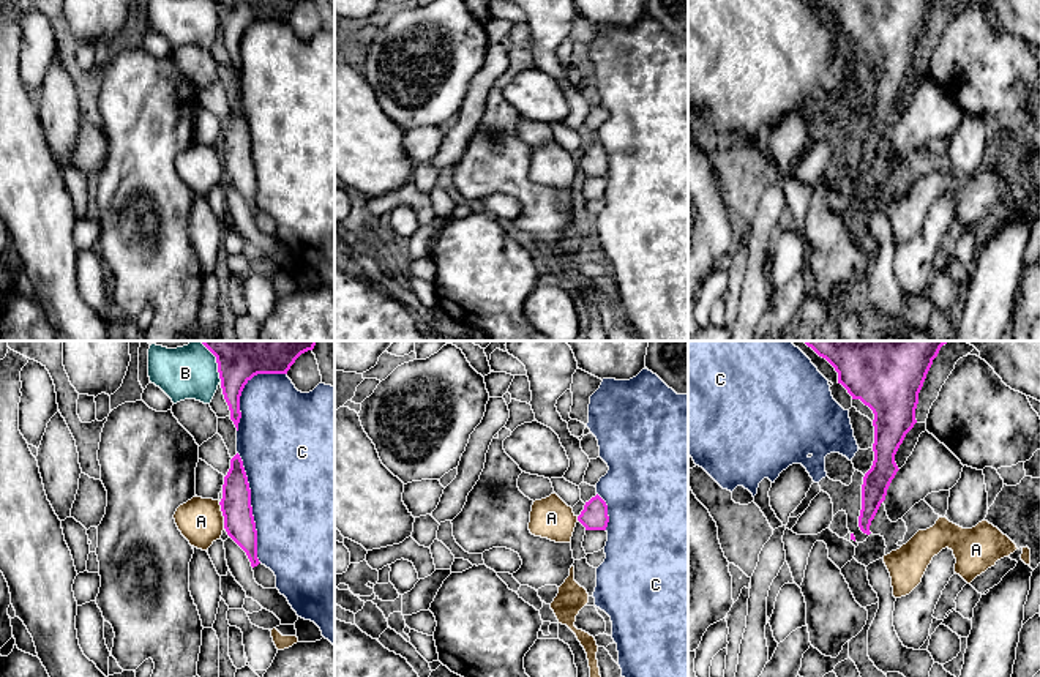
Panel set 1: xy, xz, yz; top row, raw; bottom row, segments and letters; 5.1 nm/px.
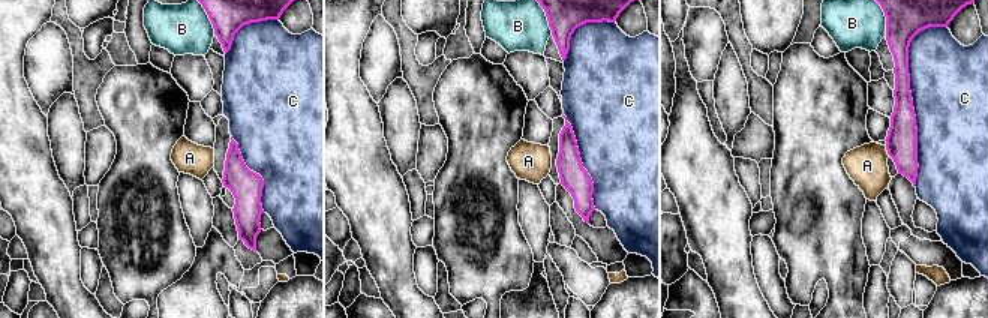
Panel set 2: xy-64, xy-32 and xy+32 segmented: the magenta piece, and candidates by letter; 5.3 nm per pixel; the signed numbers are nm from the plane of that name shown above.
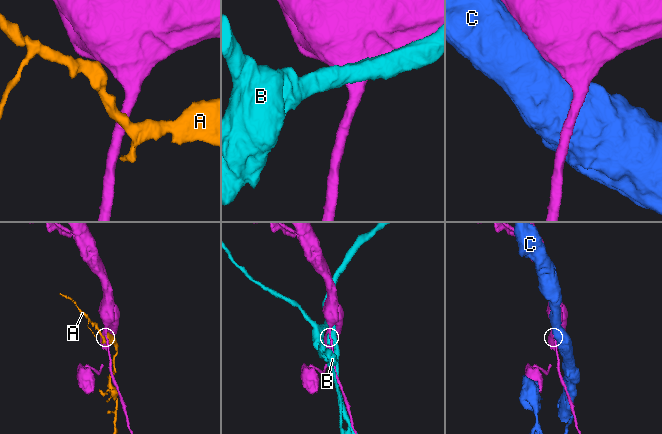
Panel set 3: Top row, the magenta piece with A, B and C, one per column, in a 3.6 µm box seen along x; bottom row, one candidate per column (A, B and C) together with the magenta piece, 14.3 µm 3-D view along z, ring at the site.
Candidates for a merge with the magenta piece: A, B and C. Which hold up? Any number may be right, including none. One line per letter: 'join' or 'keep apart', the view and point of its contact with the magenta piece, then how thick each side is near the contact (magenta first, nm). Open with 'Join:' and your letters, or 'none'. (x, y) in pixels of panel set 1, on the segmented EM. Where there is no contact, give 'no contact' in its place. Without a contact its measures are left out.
Join: none
A: keep apart; meets magenta in xy at (223, 515); 160 nm thick on the magenta side, 240 nm on the other
B: keep apart; meets magenta in xy at (216, 362); 360 nm thick on the magenta side, 280 nm on the other
C: keep apart; meets magenta in xy at (251, 507); 160 nm thick on the magenta side, 500 nm on the other

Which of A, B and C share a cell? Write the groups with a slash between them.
A / B / C

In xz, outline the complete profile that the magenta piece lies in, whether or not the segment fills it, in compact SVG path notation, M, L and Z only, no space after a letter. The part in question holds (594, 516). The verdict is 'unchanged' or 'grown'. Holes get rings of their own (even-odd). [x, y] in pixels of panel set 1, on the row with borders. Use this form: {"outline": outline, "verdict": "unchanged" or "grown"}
{"outline": "M597 494L585 502L578 521L585 527L585 530L606 530L609 522L606 502Z", "verdict": "unchanged"}

